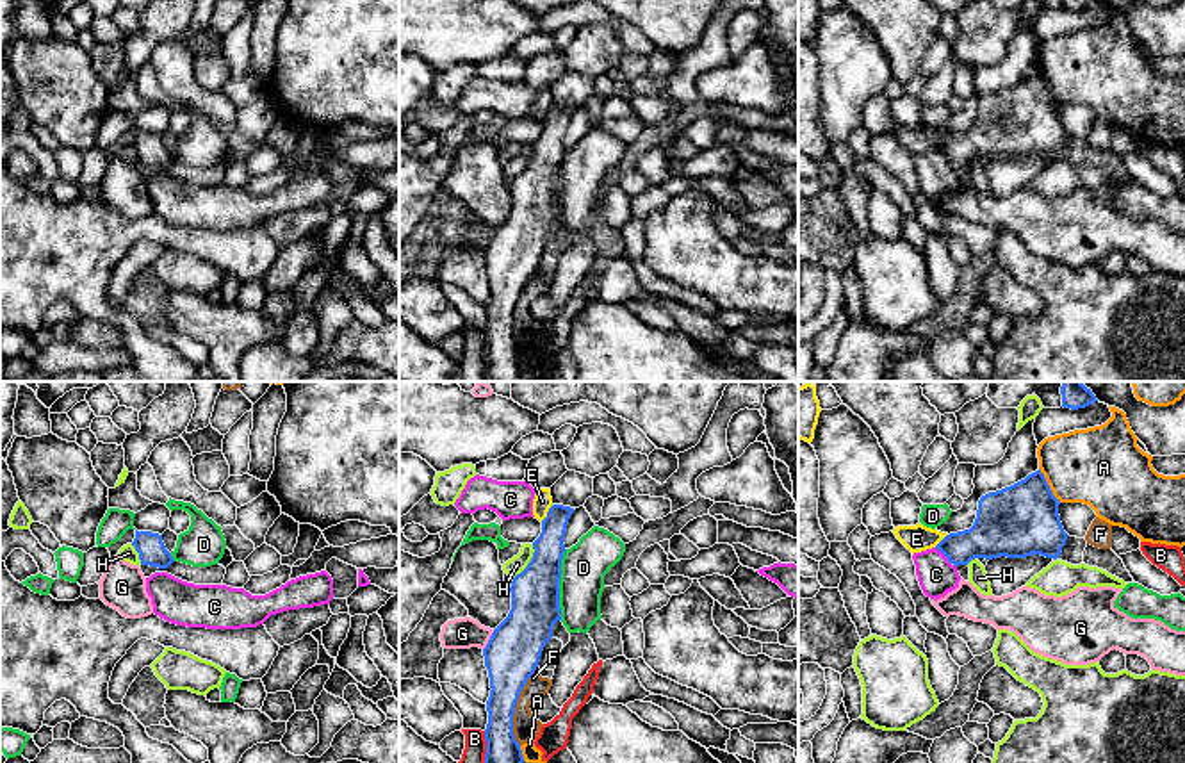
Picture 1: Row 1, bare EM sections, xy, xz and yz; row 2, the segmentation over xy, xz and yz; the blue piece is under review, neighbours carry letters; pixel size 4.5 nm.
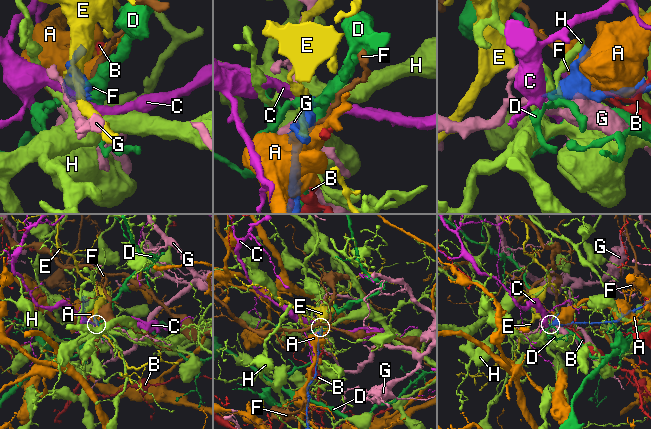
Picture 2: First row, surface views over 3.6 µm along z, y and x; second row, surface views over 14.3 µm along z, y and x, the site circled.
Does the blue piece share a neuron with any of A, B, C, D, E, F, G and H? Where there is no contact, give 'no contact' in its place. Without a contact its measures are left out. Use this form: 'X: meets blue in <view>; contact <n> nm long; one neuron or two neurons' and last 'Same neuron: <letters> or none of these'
A: meets blue in yz; contact 190 nm long; two neurons
B: meets blue in xz; contact 140 nm long; two neurons
C: meets blue in yz; contact 110 nm long; two neurons
D: meets blue in xz; contact 320 nm long; two neurons
E: meets blue in xz; contact 100 nm long; two neurons
F: meets blue in xz; contact 340 nm long; two neurons
G: meets blue in xz; contact 110 nm long; two neurons
H: meets blue in xz; contact 180 nm long; two neurons
Same neuron: none of these

